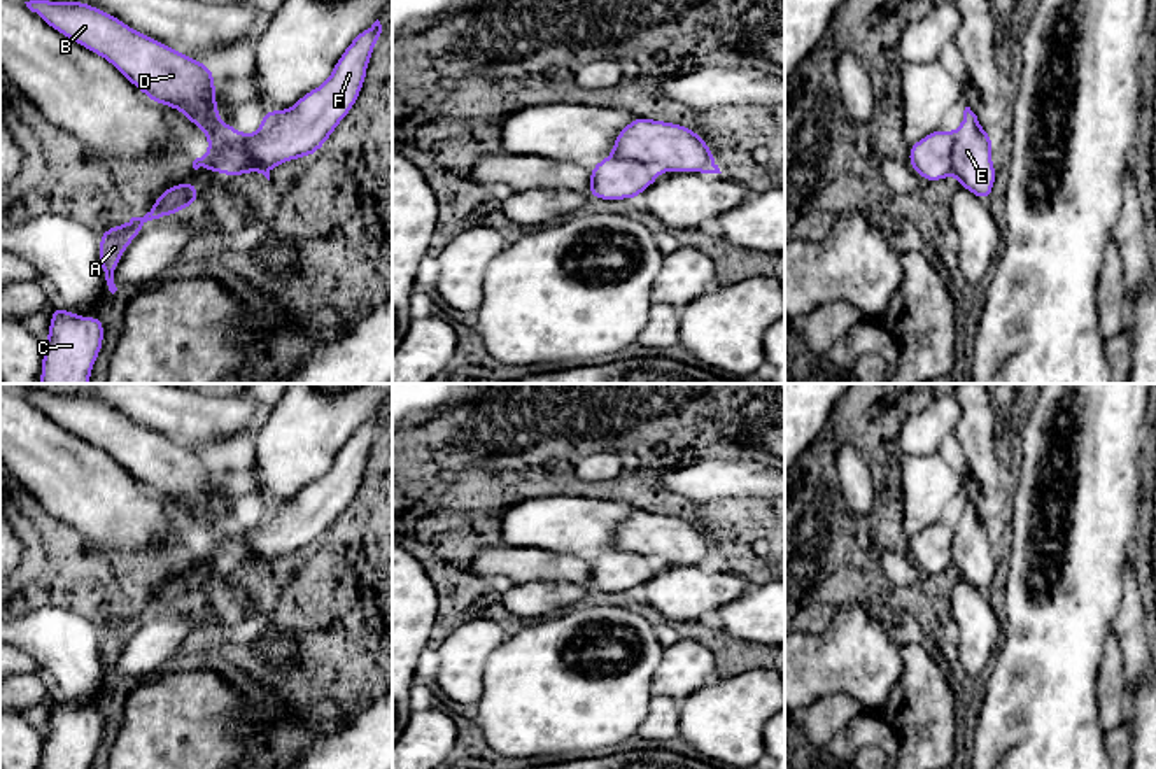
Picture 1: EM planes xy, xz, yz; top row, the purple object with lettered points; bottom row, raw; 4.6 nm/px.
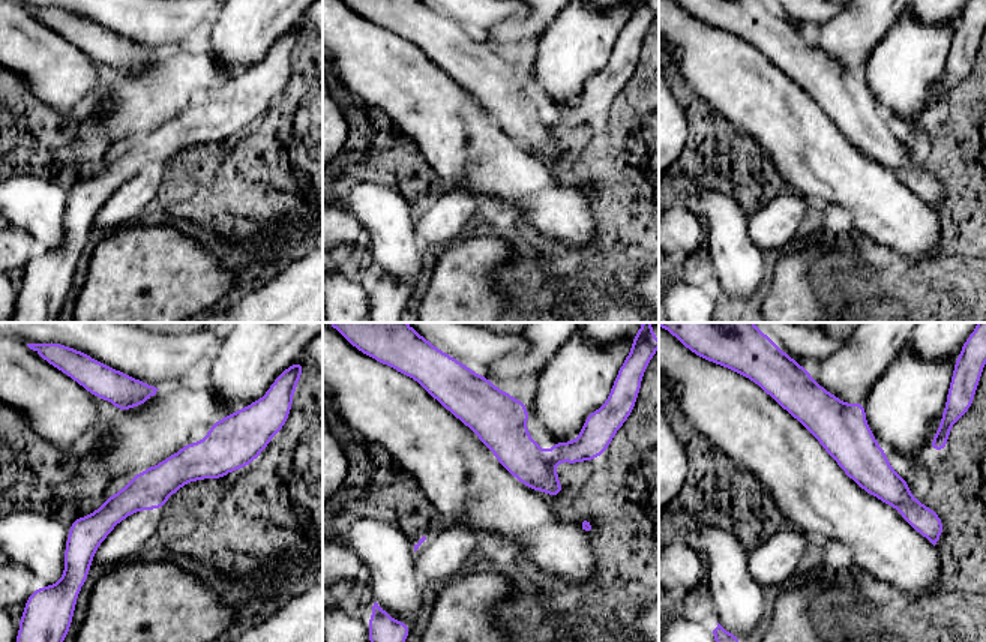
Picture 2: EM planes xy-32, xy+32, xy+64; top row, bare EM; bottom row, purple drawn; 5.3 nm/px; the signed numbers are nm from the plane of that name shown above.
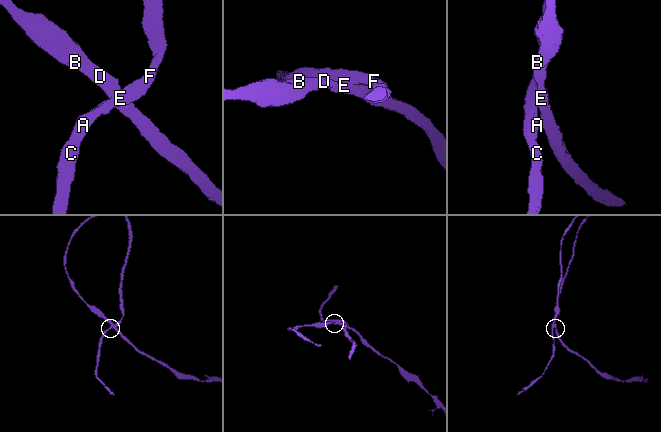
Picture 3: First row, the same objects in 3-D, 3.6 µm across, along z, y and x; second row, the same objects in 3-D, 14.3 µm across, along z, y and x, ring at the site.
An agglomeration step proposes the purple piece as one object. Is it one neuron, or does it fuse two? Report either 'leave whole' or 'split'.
split

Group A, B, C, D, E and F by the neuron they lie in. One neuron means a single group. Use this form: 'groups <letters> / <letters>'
groups A C F / B D E

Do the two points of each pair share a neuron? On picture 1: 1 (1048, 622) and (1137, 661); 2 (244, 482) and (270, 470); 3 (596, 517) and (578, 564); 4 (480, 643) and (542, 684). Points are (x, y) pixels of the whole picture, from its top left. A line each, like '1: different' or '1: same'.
1: different
2: different
3: different
4: different

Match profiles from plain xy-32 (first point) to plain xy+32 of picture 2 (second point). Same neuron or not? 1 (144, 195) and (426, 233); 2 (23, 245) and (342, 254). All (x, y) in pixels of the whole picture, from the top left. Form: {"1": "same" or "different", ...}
{"1": "same", "2": "same"}

